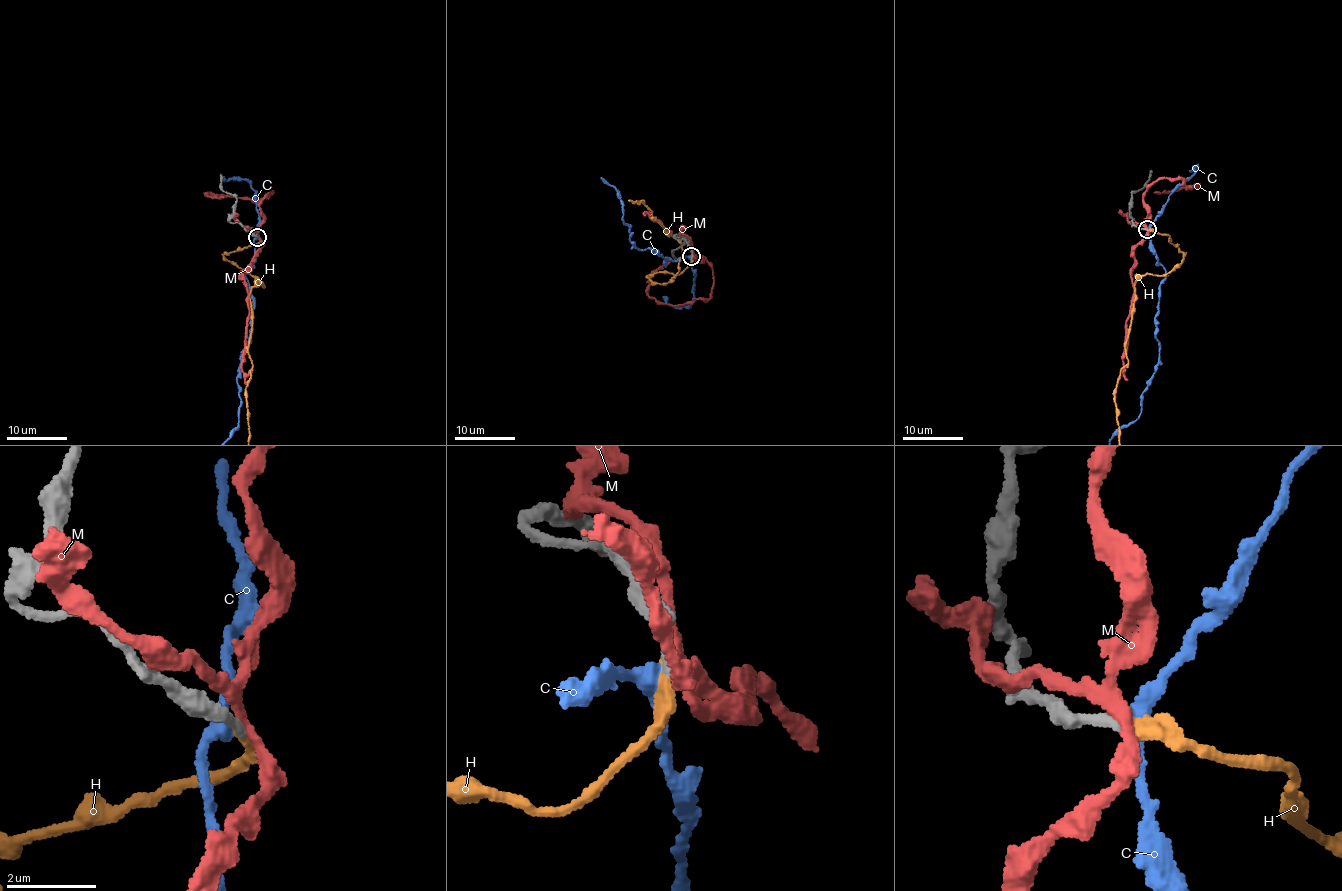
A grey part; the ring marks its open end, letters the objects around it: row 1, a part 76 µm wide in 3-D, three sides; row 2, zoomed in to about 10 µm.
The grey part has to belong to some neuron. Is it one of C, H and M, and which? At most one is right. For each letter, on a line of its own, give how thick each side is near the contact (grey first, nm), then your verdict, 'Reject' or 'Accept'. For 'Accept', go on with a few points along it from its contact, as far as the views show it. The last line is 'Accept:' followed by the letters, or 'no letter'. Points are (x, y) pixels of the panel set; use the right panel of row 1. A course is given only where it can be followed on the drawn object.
C: Thickness 260 nm (grey) against 320 nm. Reject
H: Thickness 240 nm (grey) against 280 nm. Accept
M: Thickness 240 nm (grey) against 220 nm. Reject
Accept: H

